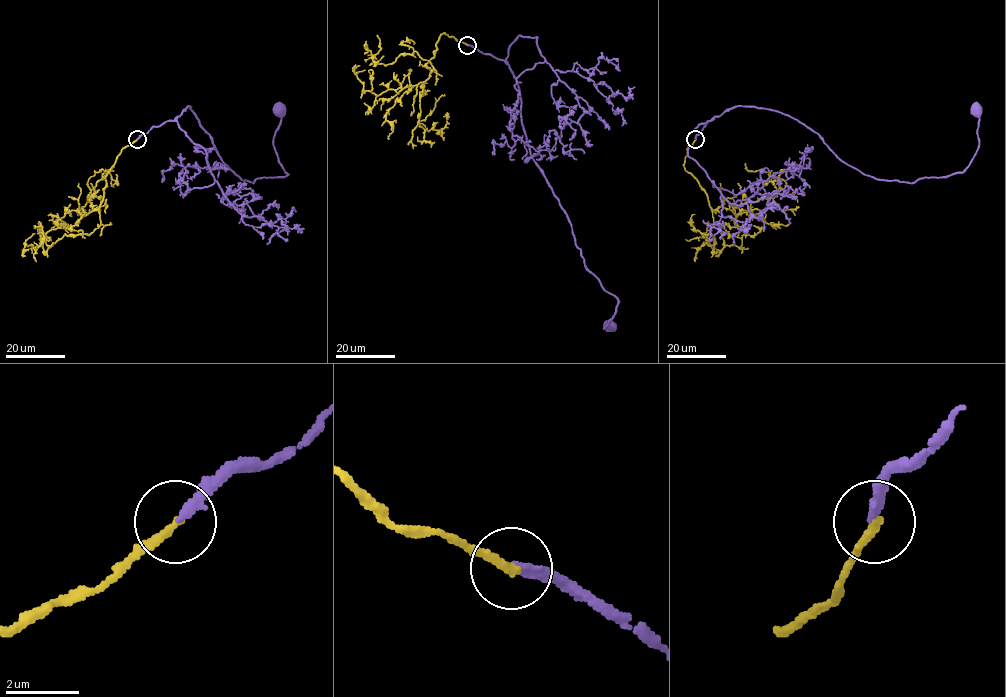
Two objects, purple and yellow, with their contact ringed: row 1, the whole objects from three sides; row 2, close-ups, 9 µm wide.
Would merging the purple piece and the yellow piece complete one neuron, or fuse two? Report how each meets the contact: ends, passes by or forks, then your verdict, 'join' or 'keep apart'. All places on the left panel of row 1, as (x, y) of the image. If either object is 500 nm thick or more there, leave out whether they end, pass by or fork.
purple ends; yellow ends; keep apart

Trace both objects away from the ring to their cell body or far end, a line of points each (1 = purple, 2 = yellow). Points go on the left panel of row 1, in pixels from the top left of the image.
1: (137, 139), (190, 106), (222, 161), (241, 179), (283, 177), (288, 174), (273, 145), (280, 109)
2: (137, 139), (122, 149), (109, 171), (100, 206), (69, 228), (47, 232), (38, 246), (26, 245), (25, 256)

